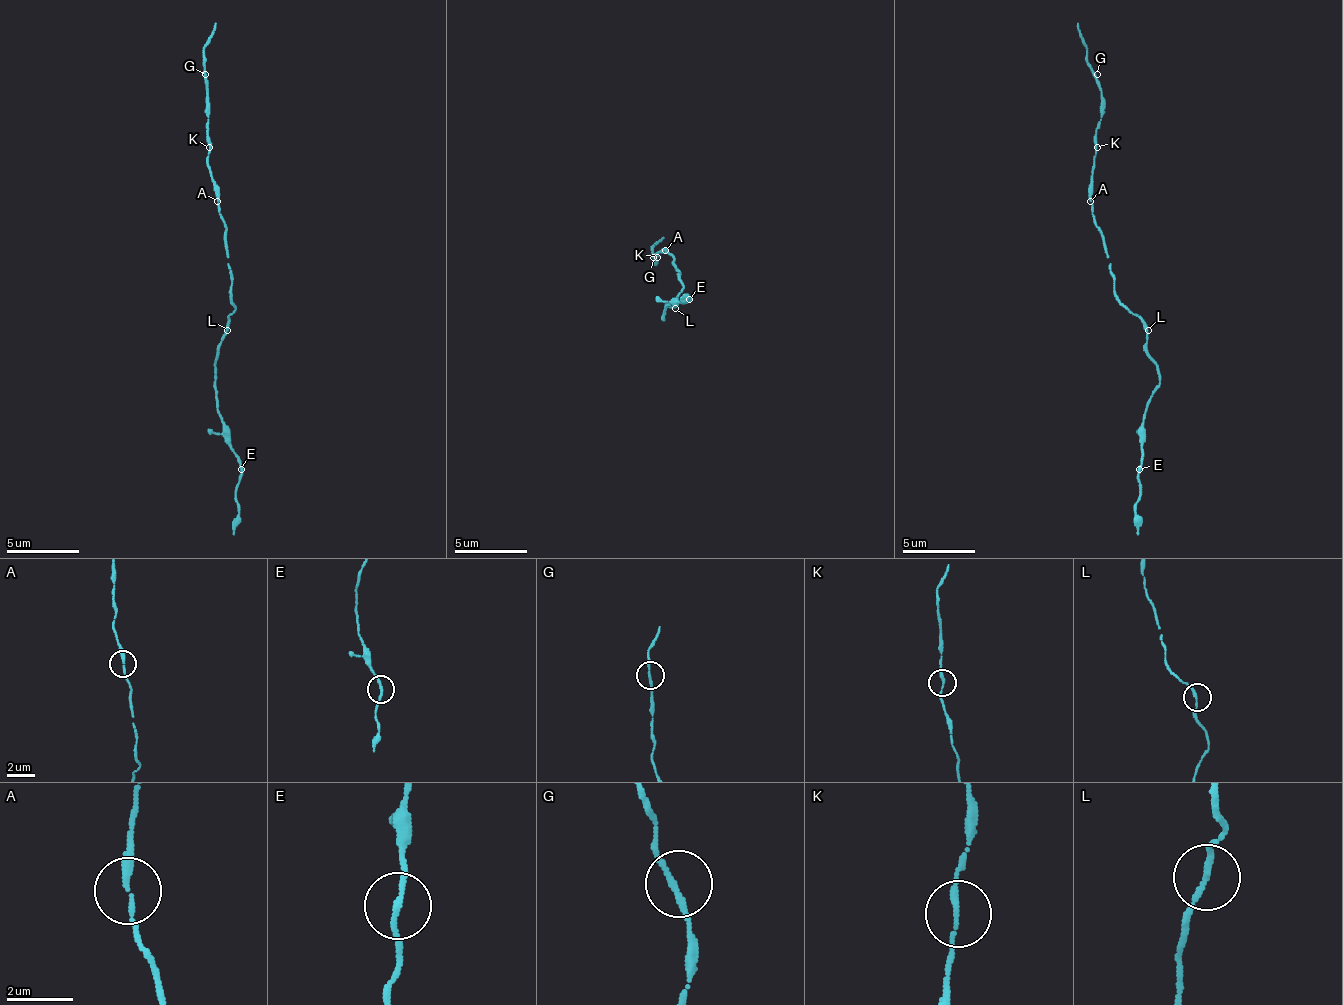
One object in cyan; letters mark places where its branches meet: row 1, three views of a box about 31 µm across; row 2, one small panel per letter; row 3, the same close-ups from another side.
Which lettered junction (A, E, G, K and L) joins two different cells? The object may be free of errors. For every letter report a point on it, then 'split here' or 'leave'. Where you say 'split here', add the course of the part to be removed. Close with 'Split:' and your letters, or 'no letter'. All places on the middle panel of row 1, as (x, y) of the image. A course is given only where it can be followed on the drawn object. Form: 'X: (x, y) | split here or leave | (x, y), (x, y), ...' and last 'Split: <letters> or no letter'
A: (665, 250) | leave
E: (689, 299) | leave
G: (653, 257) | leave
K: (657, 257) | leave
L: (675, 308) | leave
Split: no letter

